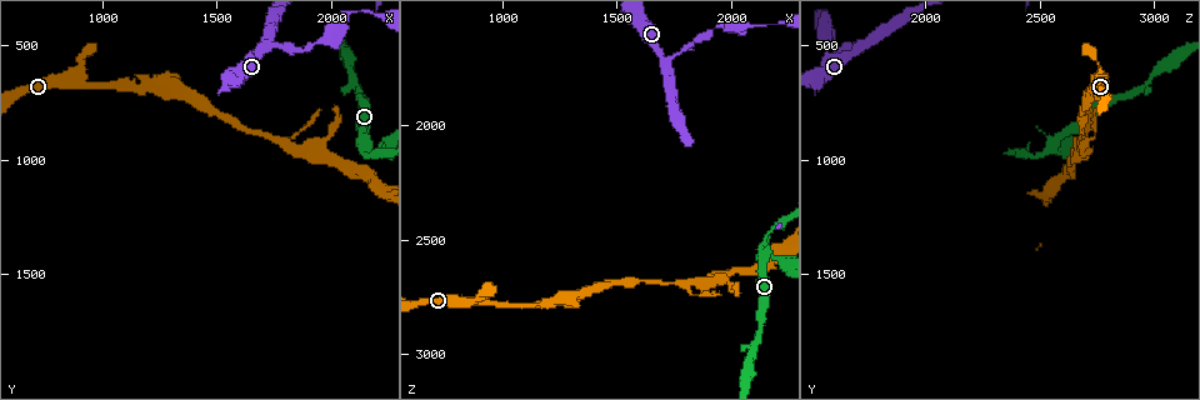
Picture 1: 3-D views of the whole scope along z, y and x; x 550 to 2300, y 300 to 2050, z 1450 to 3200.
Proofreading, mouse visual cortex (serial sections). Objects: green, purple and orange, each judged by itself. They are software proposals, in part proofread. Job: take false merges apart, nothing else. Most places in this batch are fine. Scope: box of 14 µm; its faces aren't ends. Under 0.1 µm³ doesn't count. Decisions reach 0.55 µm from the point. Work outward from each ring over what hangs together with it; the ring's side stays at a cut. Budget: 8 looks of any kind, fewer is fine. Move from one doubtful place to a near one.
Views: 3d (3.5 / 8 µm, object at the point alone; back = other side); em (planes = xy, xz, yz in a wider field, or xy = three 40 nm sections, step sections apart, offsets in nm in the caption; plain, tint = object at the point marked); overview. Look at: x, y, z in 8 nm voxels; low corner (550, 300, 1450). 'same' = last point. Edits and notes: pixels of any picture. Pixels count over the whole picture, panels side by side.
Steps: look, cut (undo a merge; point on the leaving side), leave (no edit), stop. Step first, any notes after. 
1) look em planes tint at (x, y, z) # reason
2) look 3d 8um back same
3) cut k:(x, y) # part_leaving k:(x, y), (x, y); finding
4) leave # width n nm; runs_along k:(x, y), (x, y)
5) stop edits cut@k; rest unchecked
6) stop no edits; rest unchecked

look 3d 3.5um at (2140, 940, 2560) # arms part here

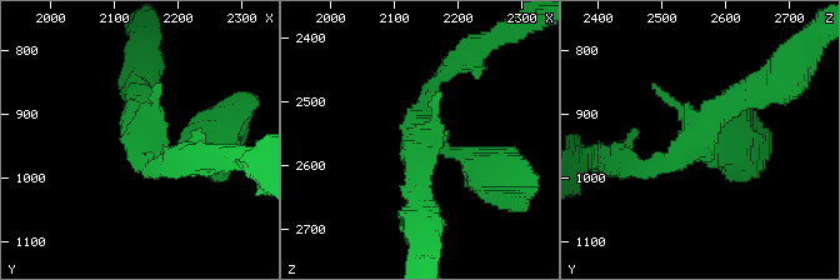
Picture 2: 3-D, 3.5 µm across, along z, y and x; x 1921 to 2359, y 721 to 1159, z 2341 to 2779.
look em xy step 2 plain at (2145, 940, 2550)

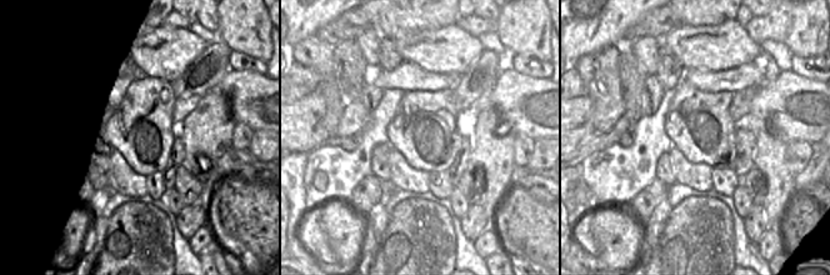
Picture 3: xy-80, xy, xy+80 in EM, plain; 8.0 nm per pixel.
look em xy step 2 tint same # with the object marked

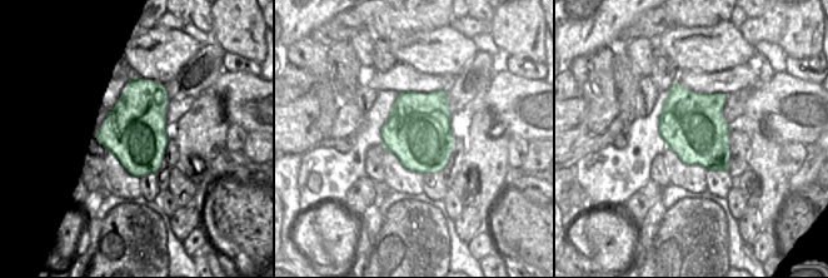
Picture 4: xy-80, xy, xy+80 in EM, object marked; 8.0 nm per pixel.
leave # runs_along 2:(138, 89), (164, 158), (206, 143); one cell here

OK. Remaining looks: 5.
look em xy step 1 tint at (1720, 500, 1720) # three arms meet

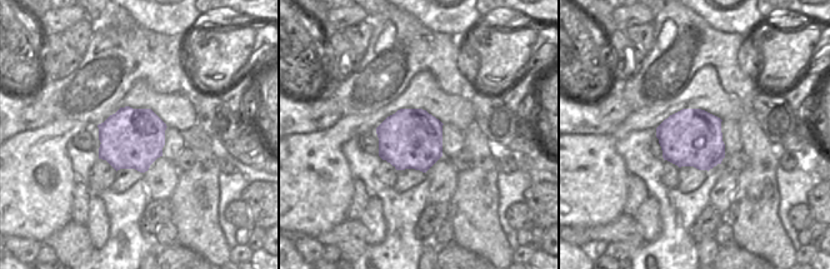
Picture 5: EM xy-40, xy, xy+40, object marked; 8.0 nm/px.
look 3d 3.5um same # wider look

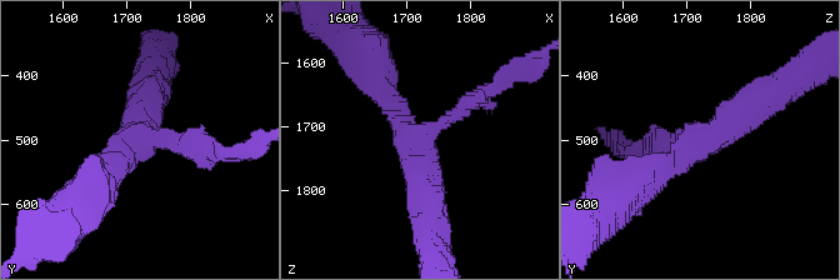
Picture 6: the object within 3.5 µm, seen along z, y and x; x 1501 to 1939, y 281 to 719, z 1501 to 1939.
leave # arms 3; runs_along 6:(95, 179), (138, 136), (206, 151); one cell here

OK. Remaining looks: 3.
look 3d 3.5um at (1220, 670, 2750) # narrows sharply

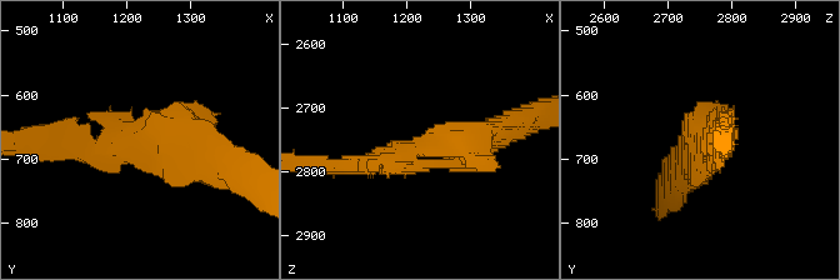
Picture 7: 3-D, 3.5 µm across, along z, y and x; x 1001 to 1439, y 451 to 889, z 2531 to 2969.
look em xy step 1 tint at (1205, 675, 2765)

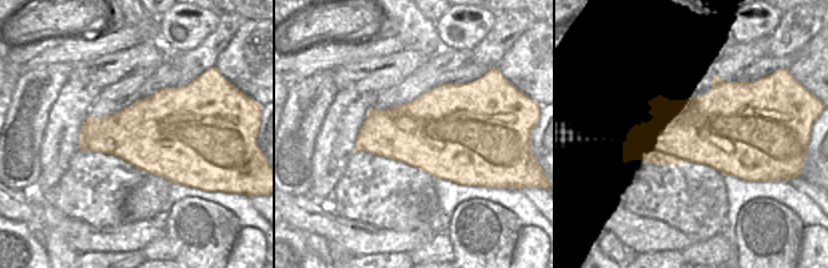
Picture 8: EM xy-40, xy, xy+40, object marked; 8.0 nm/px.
leave # runs_along 7:(330, 166), (484, 135); one cell here

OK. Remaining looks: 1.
stop no edits; rest unchecked

